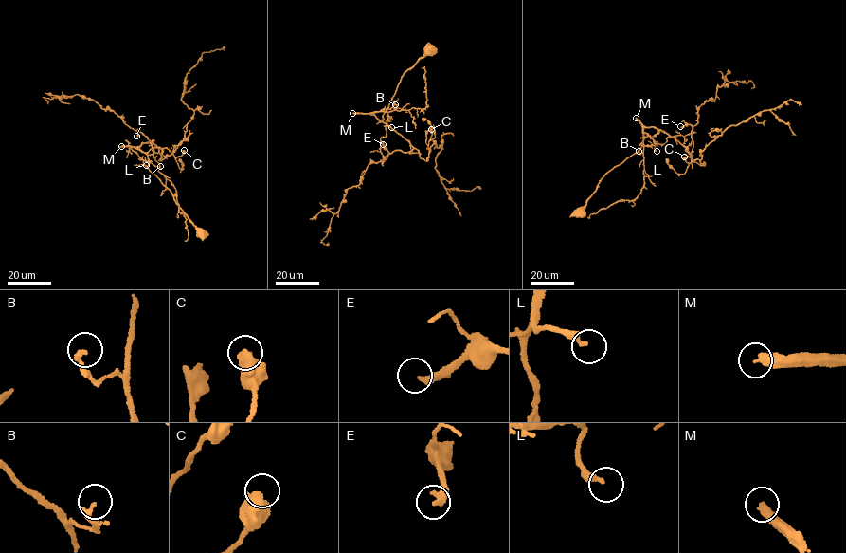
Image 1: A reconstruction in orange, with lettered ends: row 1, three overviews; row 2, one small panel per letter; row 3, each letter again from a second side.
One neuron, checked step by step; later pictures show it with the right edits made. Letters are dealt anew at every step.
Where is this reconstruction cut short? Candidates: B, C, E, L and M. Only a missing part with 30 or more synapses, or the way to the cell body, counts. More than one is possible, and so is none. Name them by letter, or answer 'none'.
E, M

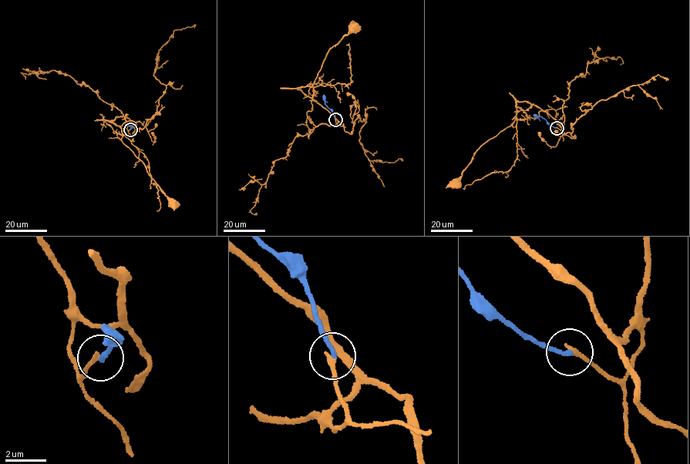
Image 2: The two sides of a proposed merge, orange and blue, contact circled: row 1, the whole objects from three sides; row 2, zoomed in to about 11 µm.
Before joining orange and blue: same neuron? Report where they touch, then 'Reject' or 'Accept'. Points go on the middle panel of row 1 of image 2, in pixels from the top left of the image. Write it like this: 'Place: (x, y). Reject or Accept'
Place: (335, 119). Accept

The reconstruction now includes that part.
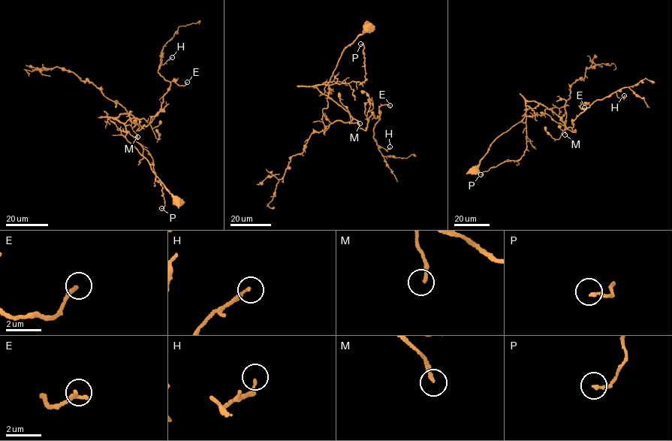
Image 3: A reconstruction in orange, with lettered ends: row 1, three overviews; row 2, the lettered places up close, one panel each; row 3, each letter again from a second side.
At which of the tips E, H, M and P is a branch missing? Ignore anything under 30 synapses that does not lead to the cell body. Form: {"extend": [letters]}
{"extend": []}

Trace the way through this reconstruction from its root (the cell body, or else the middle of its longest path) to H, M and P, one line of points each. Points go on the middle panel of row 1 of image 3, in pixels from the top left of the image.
H: (367, 26), (345, 48), (327, 85), (314, 86), (360, 128), (372, 113), (378, 116), (374, 140), (390, 146)
M: (367, 26), (363, 33), (345, 48), (327, 85), (314, 86), (348, 112), (352, 118), (350, 123), (360, 123)
P: (367, 26), (363, 33), (345, 48), (327, 85), (364, 81), (364, 46), (363, 43), (360, 43)

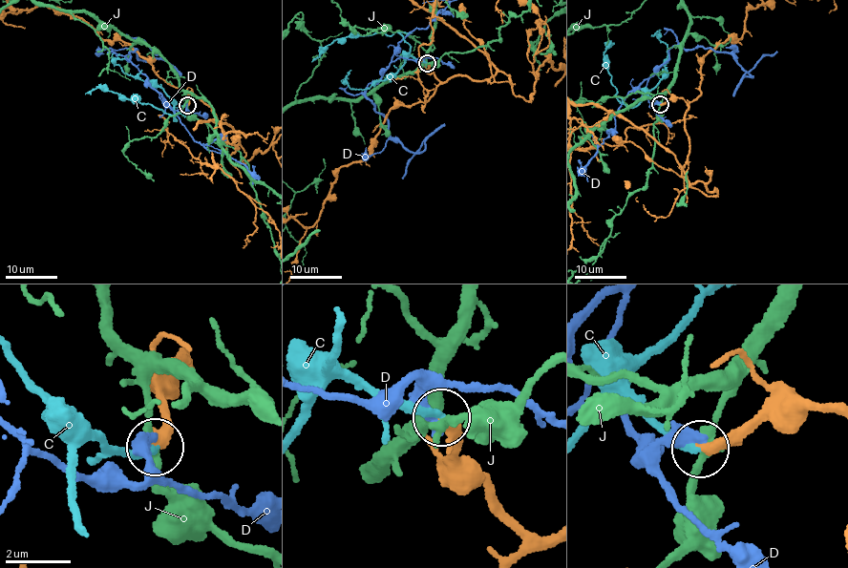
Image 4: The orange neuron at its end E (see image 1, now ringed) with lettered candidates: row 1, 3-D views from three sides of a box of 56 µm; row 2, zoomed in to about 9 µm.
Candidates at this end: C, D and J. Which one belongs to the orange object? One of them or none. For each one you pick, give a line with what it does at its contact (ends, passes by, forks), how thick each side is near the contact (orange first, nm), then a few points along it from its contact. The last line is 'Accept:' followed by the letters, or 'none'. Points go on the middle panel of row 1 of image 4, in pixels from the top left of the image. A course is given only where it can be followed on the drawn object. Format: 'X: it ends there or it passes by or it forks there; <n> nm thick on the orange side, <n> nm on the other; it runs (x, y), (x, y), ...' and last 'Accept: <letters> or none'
C: it ends there; 340 nm thick on the orange side, 240 nm on the other; it runs (427, 63), (410, 56), (410, 45), (396, 32), (389, 35), (377, 32), (345, 36), (335, 41), (311, 62)
Accept: C

